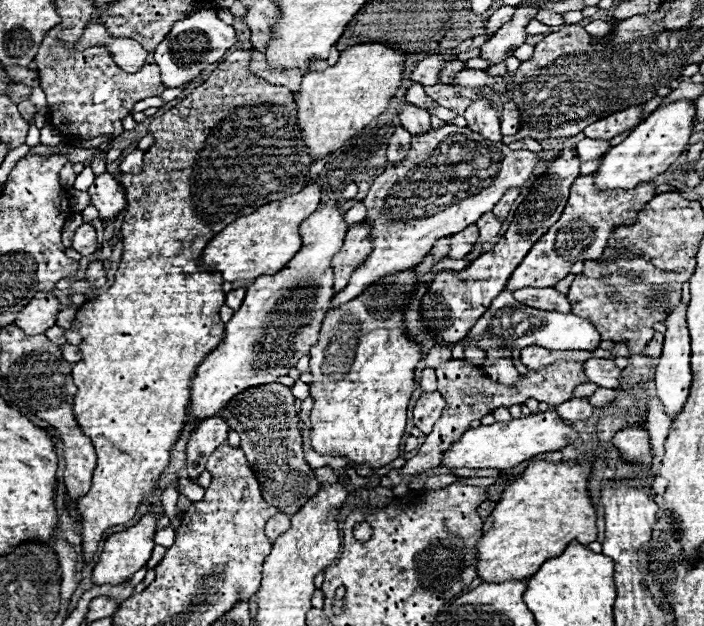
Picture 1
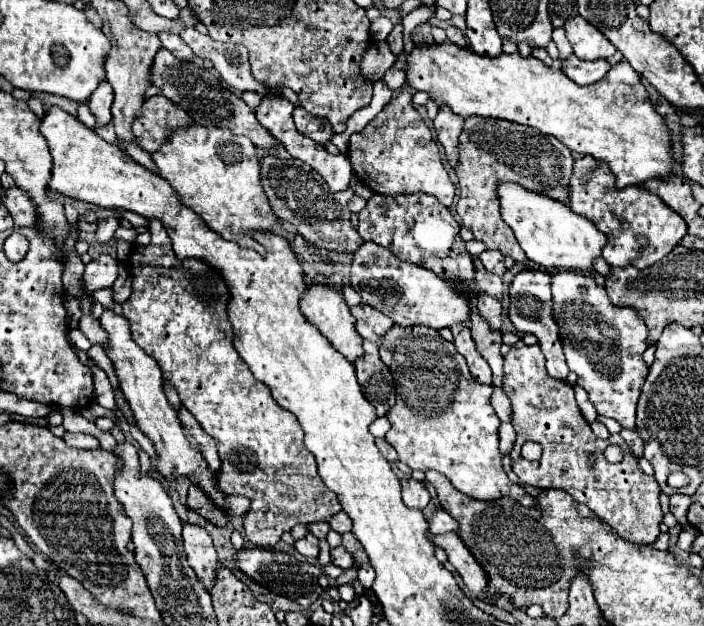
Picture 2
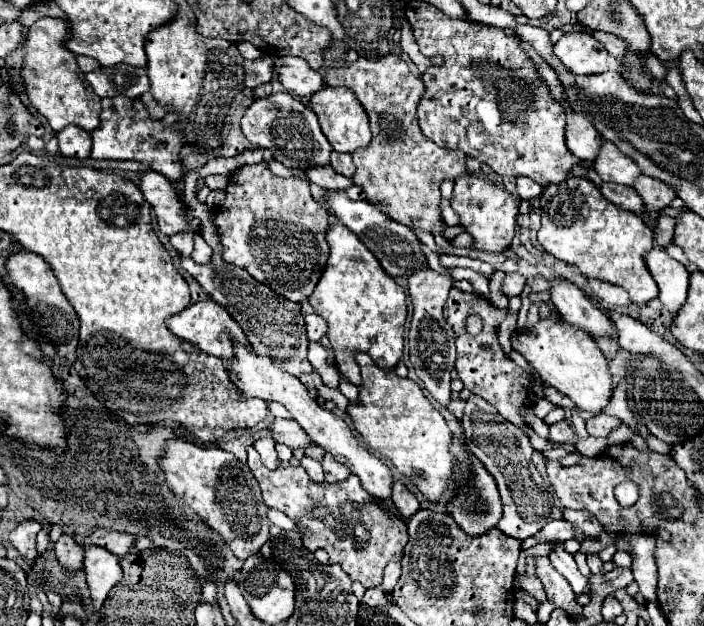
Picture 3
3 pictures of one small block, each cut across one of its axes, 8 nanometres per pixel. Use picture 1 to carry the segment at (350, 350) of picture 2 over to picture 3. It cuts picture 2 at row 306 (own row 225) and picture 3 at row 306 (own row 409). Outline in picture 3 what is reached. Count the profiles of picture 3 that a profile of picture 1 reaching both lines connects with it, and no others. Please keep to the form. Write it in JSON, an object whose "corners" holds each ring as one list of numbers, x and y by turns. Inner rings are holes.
{"corners":[[210,298,200,300,196,304,190,304,182,314,170,316,166,324,168,324,170,332,176,334,178,338,182,338,182,340,186,340,186,342,202,348,202,352,206,352,206,354,222,358,224,362,234,360,234,340,240,342,240,344,246,344,248,348,252,348,250,342,248,342,248,338,246,338,246,334,244,334,244,330,240,328,240,324,226,312,226,308,218,306]]}

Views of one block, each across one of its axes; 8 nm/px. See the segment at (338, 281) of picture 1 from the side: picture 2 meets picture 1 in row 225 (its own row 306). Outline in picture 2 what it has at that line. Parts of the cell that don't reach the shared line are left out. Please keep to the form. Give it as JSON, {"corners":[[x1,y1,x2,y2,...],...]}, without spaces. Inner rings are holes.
{"corners":[[364,304,354,306,352,316,356,318,358,334,370,342,378,342,394,326,394,320,390,320,386,314,378,312,370,306,364,306]]}

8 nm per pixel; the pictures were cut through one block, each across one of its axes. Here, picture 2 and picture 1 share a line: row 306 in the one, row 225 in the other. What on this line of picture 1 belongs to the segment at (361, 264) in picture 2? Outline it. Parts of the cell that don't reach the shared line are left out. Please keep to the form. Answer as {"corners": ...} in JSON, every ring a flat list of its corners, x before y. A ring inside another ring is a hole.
{"corners":[[446,124,444,128,432,130,422,136,412,138,412,148,408,150,408,156,398,166,388,166,370,186,368,196,362,200,362,204,368,208,366,220,372,224,374,234,374,250,370,258,356,268,354,276,350,278,348,286,338,292,332,298,334,306,344,304,346,300,354,300,358,294,362,294,364,288,368,288,374,280,414,268,424,260,424,256,430,252,434,242,444,236,452,236,474,224,484,212,492,210,494,204,500,200,500,196,516,186,522,188,526,180,530,178,534,166,538,164,538,156,528,150,512,150,508,146,494,144,492,140,486,140,484,136,478,136,478,132,472,132,470,128,460,128,454,124]]}

